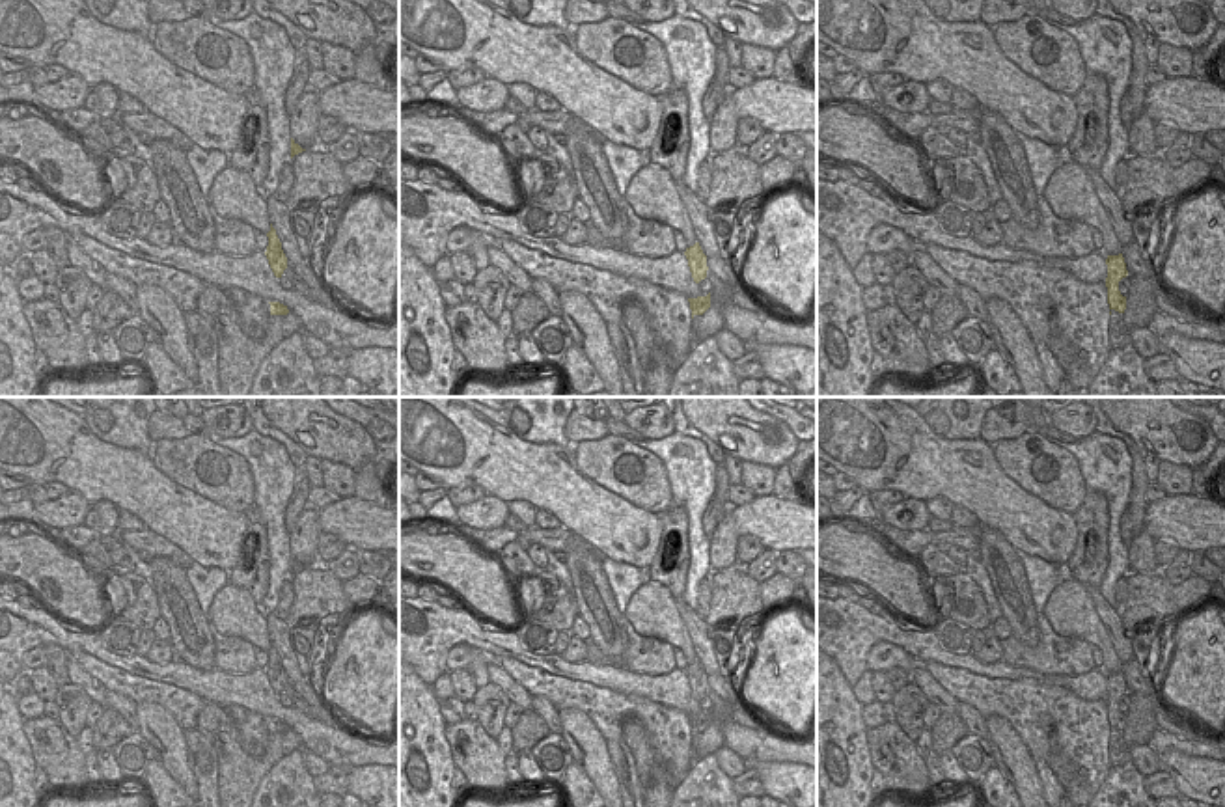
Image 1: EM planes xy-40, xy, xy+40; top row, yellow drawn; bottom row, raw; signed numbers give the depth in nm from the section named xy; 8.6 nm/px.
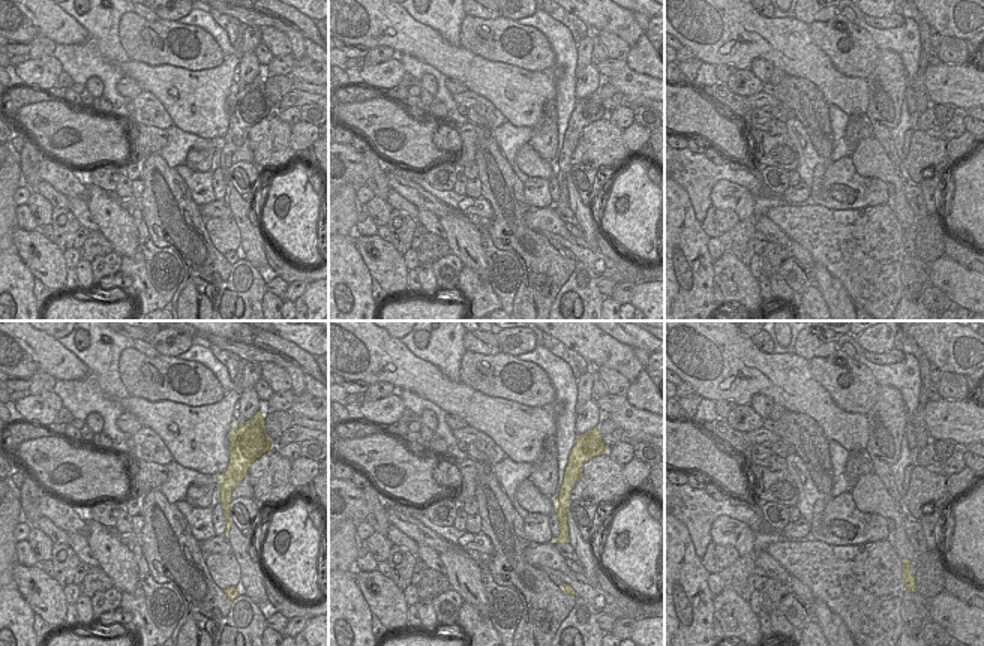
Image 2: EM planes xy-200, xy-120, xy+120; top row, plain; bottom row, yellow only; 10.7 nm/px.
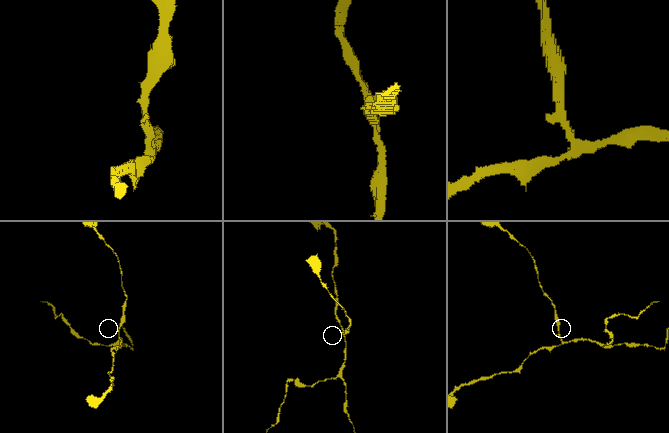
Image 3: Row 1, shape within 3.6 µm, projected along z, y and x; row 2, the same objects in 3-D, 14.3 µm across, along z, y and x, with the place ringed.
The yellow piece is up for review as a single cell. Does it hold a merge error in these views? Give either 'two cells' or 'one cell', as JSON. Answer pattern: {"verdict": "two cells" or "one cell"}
{"verdict": "two cells"}

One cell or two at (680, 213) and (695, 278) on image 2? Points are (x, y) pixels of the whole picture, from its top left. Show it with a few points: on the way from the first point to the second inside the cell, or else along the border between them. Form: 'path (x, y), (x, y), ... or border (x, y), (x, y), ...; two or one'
path (686, 230), (686, 261); one

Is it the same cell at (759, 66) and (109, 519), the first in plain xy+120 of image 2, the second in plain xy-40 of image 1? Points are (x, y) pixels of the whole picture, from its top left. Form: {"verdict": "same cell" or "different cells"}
{"verdict": "same cell"}

